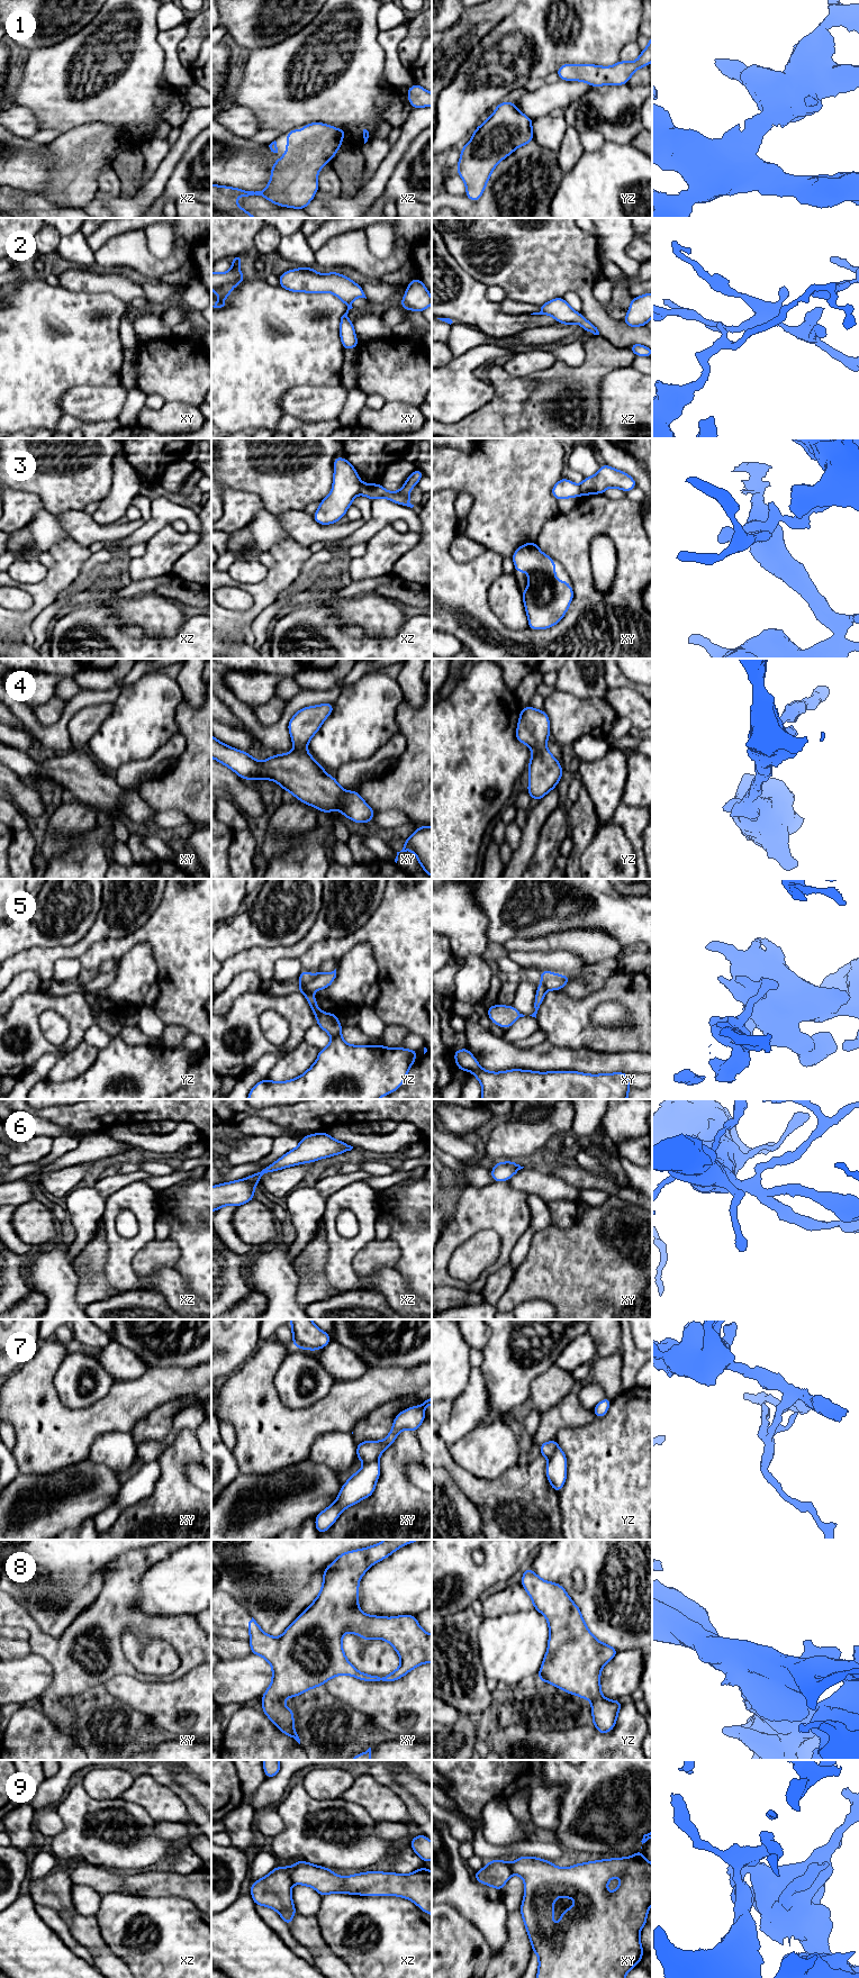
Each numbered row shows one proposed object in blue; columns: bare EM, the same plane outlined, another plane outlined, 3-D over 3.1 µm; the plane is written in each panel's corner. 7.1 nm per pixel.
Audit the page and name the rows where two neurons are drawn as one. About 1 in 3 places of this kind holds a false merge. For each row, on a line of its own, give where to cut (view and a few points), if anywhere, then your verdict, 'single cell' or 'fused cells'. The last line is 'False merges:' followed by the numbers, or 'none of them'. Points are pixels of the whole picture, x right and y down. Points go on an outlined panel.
1: no cut | single cell
2: no cut | single cell
3: xz (361, 482), (359, 492) | fused cells
4: no cut | single cell
5: yz (300, 983), (312, 992) | fused cells
6: no cut | single cell
7: xy (378, 1457), (364, 1463) | fused cells
8: no cut | single cell
9: no cut | single cell
False merges: 3, 5, 7

